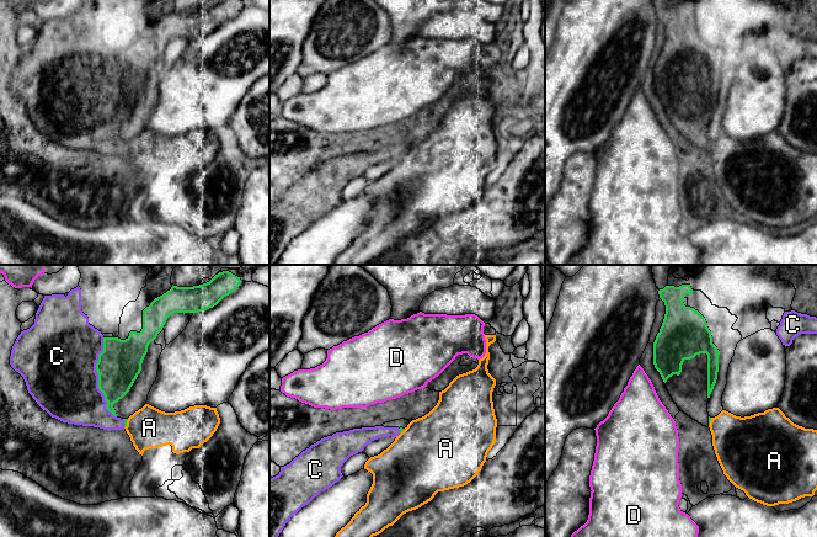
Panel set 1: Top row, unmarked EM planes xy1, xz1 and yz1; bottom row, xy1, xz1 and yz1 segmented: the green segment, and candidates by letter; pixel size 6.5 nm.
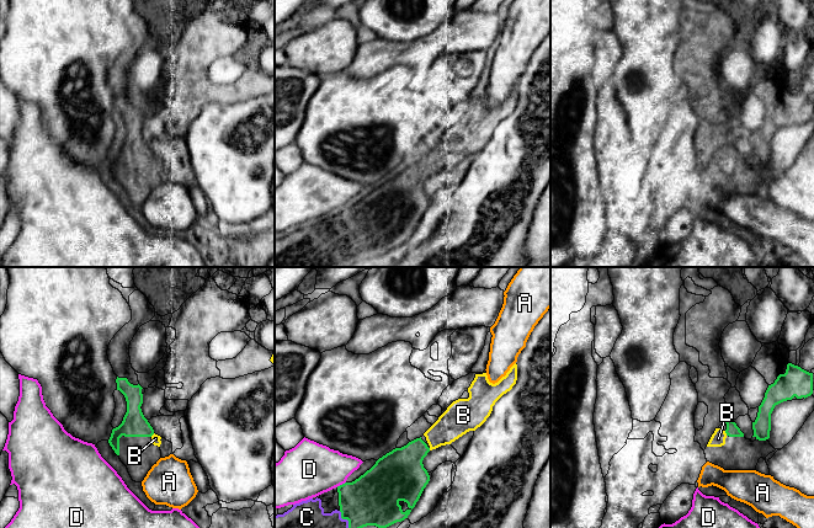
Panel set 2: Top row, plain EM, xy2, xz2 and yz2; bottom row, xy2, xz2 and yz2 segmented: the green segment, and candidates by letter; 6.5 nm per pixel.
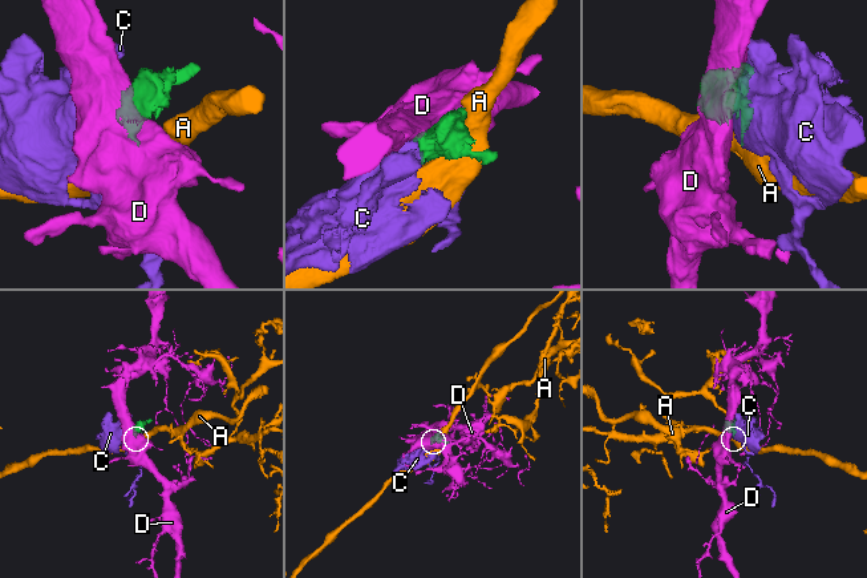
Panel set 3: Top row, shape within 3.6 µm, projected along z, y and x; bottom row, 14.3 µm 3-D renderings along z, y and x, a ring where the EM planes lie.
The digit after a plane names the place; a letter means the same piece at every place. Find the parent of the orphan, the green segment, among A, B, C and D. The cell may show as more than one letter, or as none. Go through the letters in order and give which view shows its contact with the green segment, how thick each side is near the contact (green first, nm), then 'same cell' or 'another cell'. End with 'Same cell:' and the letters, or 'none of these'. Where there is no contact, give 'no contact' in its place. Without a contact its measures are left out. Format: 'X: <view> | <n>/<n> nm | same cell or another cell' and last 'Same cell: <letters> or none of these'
A: xy1 | 20/280 nm | another cell
B: yz2 | 80/100 nm | same cell
C: xy1 | 280/460 nm | same cell
D: xz2 | 340/360 nm | another cell
Same cell: B, C

